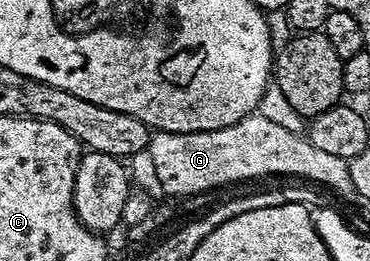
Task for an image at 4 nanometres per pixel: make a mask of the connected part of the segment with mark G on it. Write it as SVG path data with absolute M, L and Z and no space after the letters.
M252 113L240 120L239 123L231 124L229 127L217 128L215 131L211 132L171 132L168 129L162 129L162 131L157 132L157 130L149 138L148 151L151 153L152 162L154 162L154 168L156 168L156 174L158 174L158 180L161 184L162 191L166 196L170 195L195 195L221 185L227 185L229 183L237 183L245 179L253 179L255 177L263 177L265 175L287 175L289 179L297 179L293 177L303 177L305 181L320 185L327 185L332 187L333 190L350 196L353 193L353 184L351 183L351 175L349 169L349 161L341 156L328 154L327 151L322 151L319 147L315 147L311 144L306 136L302 134L297 134L295 132L289 132L287 129L281 127L279 123L274 123L270 119L265 119L265 117L259 115L258 113Z

